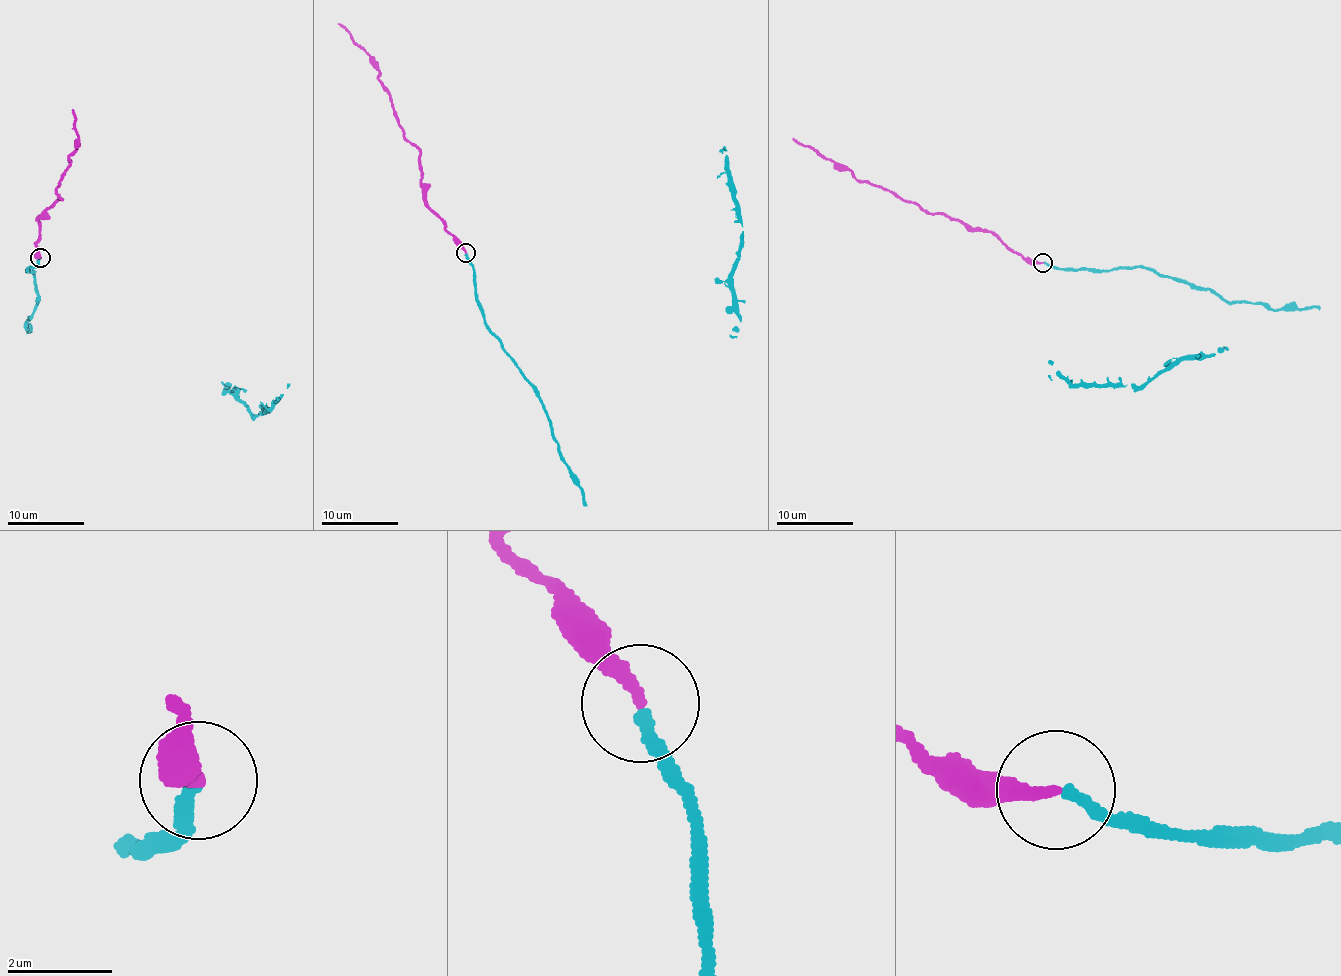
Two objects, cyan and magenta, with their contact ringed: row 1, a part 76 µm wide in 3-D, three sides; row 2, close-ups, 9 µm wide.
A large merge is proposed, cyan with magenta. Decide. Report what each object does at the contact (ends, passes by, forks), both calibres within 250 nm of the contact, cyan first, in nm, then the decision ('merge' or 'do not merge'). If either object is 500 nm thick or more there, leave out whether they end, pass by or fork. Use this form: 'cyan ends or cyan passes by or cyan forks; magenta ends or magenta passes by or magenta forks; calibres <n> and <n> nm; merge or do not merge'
cyan ends; magenta ends; calibres 240 and 280 nm; merge

